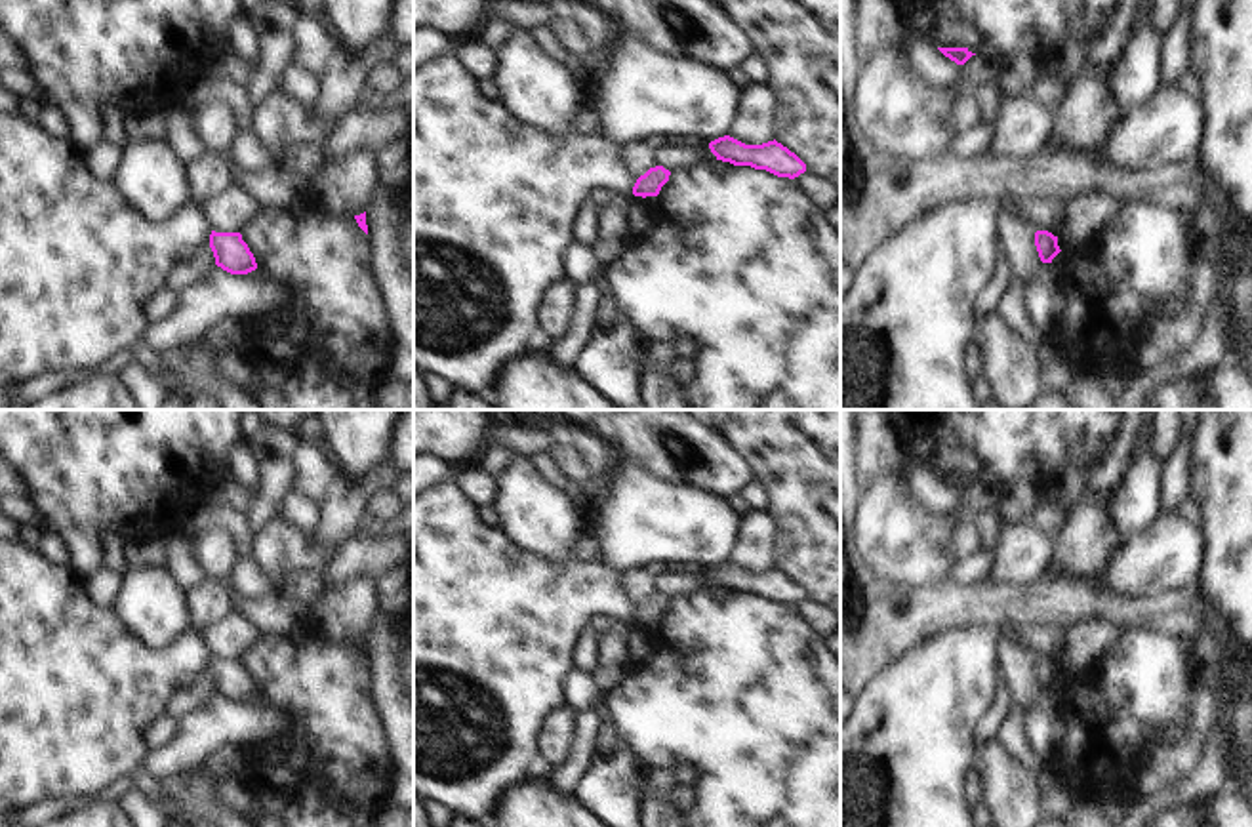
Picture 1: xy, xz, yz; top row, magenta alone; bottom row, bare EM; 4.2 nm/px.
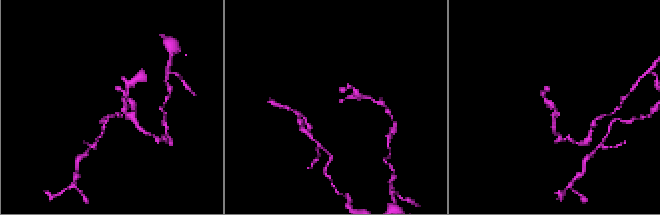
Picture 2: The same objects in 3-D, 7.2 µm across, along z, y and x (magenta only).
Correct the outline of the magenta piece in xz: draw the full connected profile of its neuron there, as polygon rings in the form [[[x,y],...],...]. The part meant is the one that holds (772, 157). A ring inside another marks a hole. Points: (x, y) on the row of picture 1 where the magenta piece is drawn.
[[[724,135],[711,141],[709,149],[717,160],[730,162],[734,166],[766,170],[777,177],[795,179],[806,171],[806,164],[776,139],[762,145],[745,145],[730,135]]]

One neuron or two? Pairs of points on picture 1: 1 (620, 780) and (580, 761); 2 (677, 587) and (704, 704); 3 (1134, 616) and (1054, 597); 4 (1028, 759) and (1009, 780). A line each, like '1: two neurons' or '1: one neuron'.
1: two neurons
2: two neurons
3: one neuron
4: two neurons

